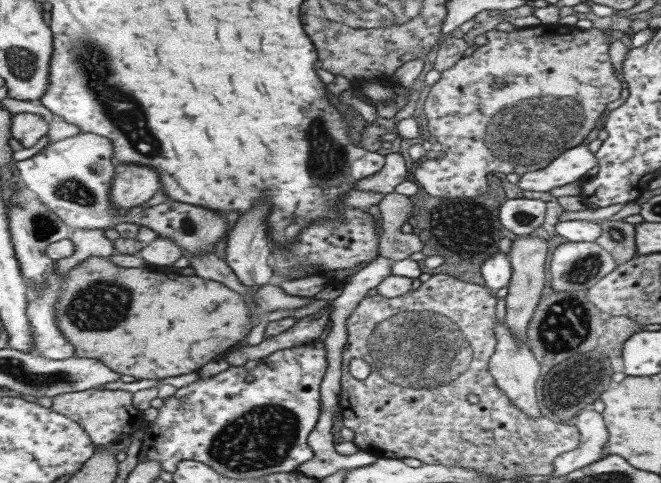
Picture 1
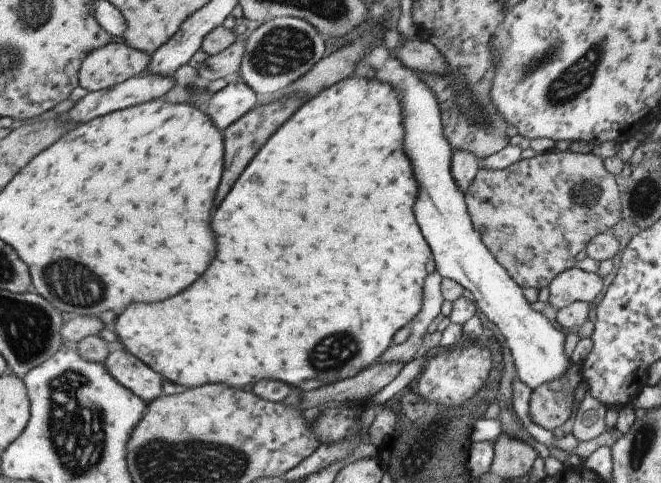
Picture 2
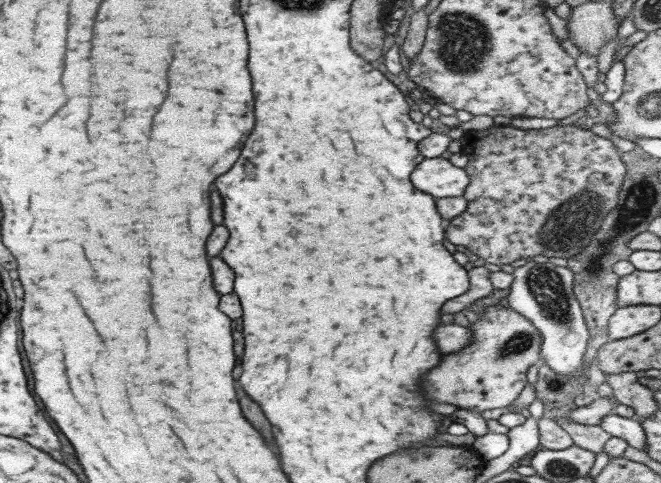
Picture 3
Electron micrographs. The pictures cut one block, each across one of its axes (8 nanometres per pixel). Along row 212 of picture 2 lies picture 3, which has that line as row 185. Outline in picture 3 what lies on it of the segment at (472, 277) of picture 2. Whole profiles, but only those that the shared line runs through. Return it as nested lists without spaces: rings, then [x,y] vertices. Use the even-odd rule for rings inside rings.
[[[443,157],[425,158],[414,168],[410,178],[418,190],[432,195],[435,199],[463,196],[470,182],[470,177],[462,168],[456,167]]]

